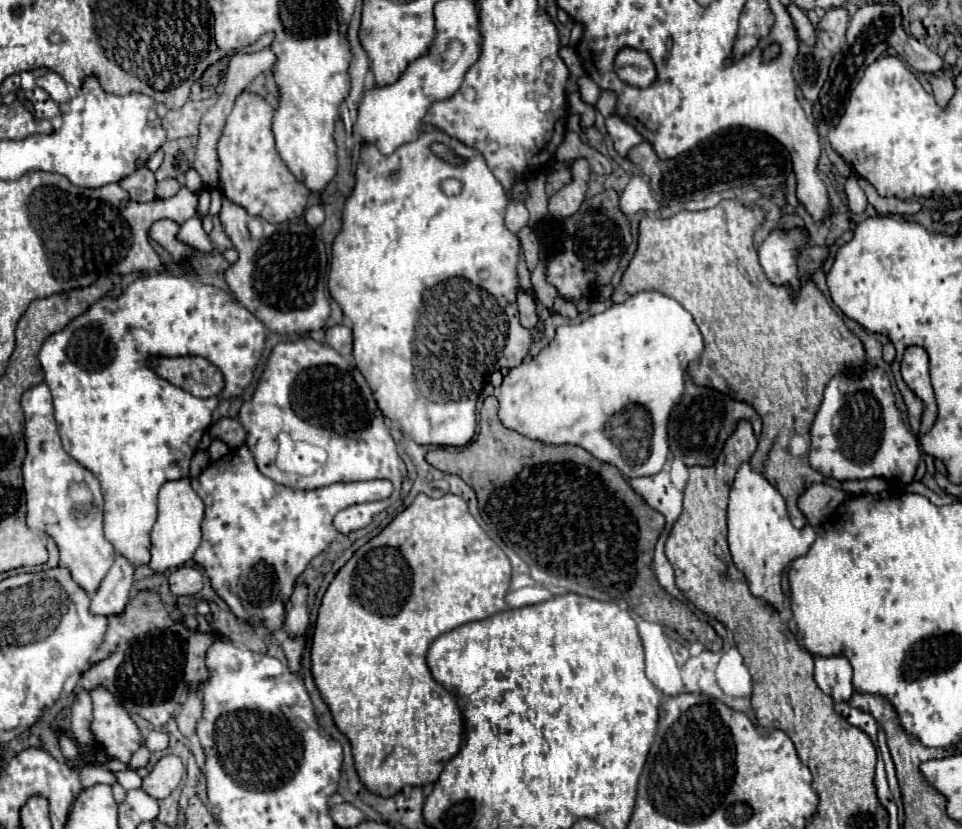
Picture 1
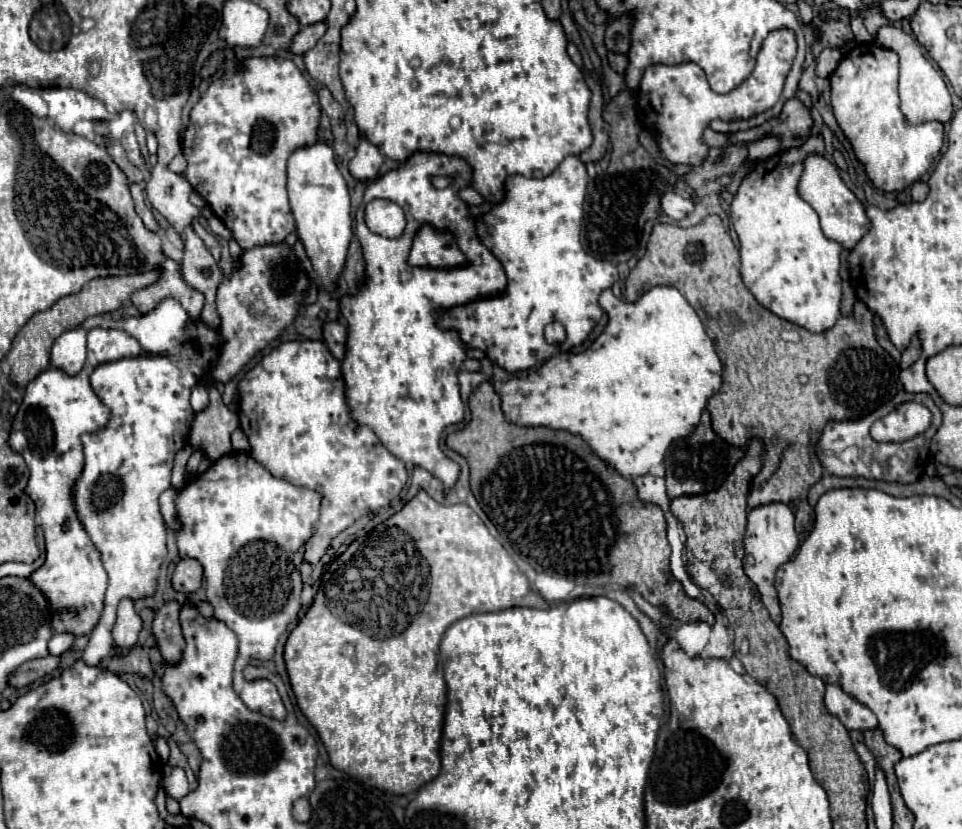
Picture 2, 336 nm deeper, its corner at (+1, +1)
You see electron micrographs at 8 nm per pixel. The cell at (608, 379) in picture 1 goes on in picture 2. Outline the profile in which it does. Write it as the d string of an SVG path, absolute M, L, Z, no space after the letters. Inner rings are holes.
M654 286L632 304L616 298L612 290L604 290L600 294L600 306L608 312L610 320L590 348L578 354L558 350L524 380L510 378L504 382L500 390L502 412L516 426L548 426L578 434L624 478L638 478L662 462L674 438L682 438L698 426L706 400L722 384L722 362L698 314L672 286Z

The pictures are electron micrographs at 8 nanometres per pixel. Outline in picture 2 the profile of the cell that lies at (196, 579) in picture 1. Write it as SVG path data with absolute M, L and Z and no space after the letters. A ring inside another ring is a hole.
M192 558L180 560L172 574L172 588L182 594L192 594L200 586L202 586L202 564Z

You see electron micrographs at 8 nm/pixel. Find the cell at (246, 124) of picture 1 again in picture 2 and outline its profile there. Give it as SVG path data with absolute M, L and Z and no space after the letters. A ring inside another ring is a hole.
M274 56L250 58L250 60L244 62L244 68L240 72L228 70L224 74L224 78L220 78L220 80L210 84L206 94L192 108L190 122L188 122L184 138L182 138L182 152L184 152L184 142L186 142L184 158L186 158L186 164L188 164L186 170L184 170L184 176L192 184L192 188L206 200L210 210L226 224L228 230L232 230L232 234L238 240L242 250L248 250L248 248L254 248L254 246L266 246L266 244L284 242L288 238L288 234L296 230L296 222L294 222L294 216L292 216L292 210L290 210L290 204L288 204L288 194L286 194L286 160L288 160L288 156L296 148L302 148L302 146L308 146L308 144L316 142L316 138L318 138L318 134L316 134L318 132L318 118L320 118L320 106L318 106L316 92L310 88L310 84L302 76L302 72L296 68L296 64L292 60L288 60L288 58L274 58Z

